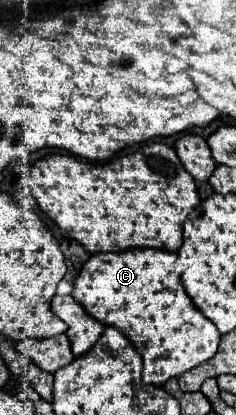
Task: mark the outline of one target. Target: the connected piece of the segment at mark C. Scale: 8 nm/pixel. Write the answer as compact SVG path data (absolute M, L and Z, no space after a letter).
M146 247L146 249L126 249L120 253L96 253L84 263L72 289L72 297L80 301L82 307L94 319L98 319L104 325L120 329L132 341L132 345L144 359L142 381L150 385L164 385L170 377L178 377L186 373L186 369L192 369L208 361L216 353L220 341L220 331L216 329L216 325L194 307L182 283L176 279L174 263L176 253L164 249Z

